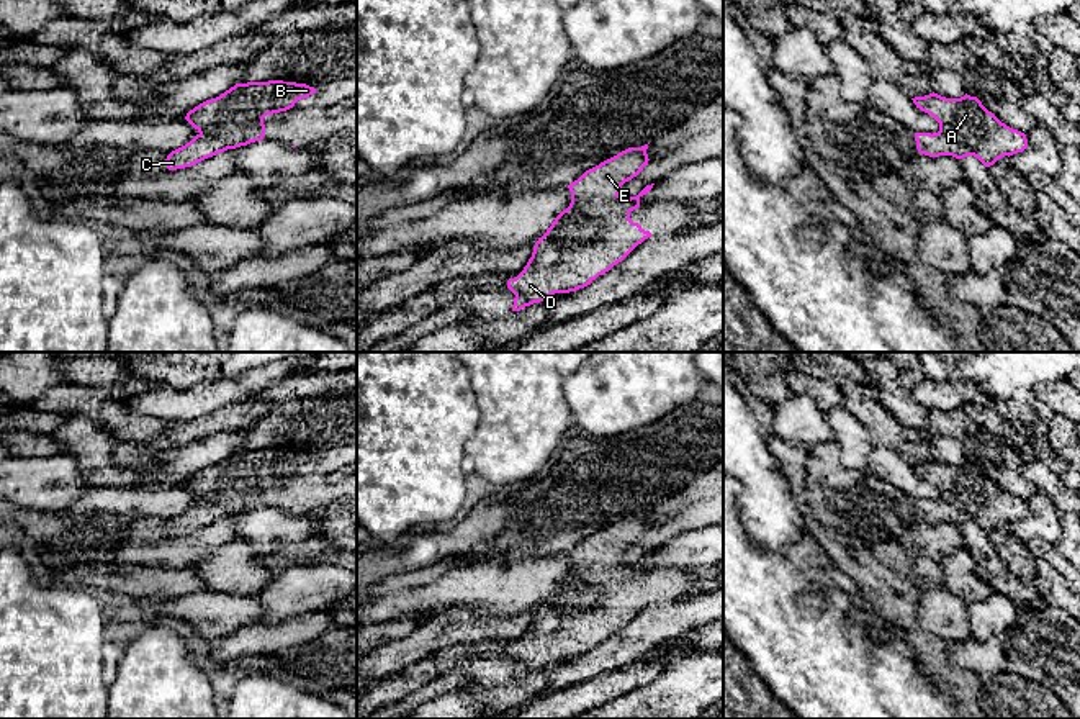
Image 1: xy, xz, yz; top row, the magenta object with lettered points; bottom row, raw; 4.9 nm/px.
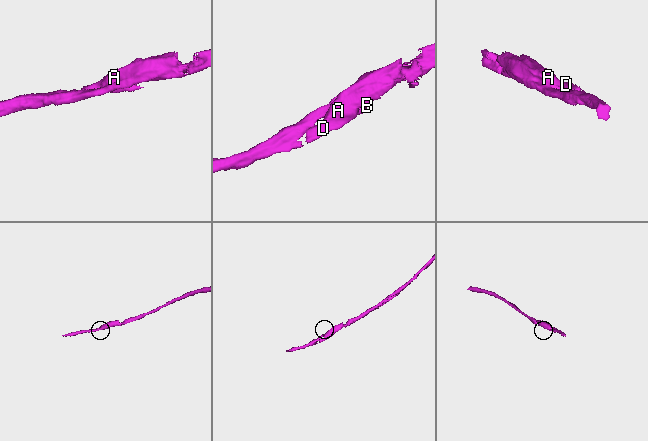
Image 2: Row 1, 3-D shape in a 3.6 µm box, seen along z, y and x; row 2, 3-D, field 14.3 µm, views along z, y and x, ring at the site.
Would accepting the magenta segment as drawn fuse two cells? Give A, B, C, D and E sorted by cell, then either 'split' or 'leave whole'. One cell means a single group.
A B C D E | leave whole

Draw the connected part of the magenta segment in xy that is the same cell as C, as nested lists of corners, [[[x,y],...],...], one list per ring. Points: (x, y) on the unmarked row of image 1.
[[[296,449],[236,450],[219,464],[206,467],[187,480],[185,486],[198,501],[167,522],[167,536],[191,534],[227,516],[262,508],[267,482],[286,478],[298,467],[313,460],[316,460],[314,454]]]

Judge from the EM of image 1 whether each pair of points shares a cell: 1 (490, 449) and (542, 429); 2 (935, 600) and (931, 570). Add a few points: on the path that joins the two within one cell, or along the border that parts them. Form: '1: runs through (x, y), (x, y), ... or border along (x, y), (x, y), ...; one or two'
1: runs through (503, 449), (524, 429), (529, 429); one
2: border along (943, 585), (922, 592); two

